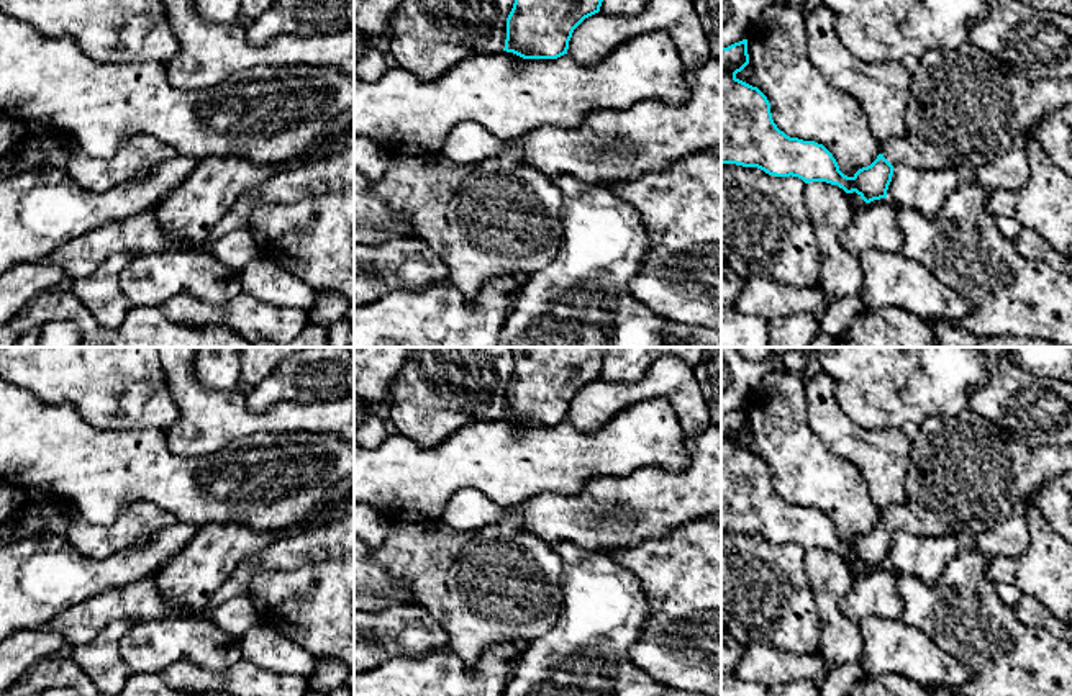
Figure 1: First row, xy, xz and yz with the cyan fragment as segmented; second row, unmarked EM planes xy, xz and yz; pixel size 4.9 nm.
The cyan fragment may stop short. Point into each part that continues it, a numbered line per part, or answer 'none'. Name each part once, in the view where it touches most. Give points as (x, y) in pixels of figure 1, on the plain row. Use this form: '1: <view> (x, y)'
1: yz (966, 475)

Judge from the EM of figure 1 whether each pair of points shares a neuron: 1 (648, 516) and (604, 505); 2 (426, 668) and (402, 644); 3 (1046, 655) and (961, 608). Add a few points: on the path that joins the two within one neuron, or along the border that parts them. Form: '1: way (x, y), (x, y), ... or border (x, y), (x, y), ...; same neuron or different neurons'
1: way (636, 510), (615, 510); same neuron
2: border (446, 646), (417, 655), (392, 657), (376, 665); different neurons
3: way (1025, 655), (1008, 655), (982, 629); same neuron

